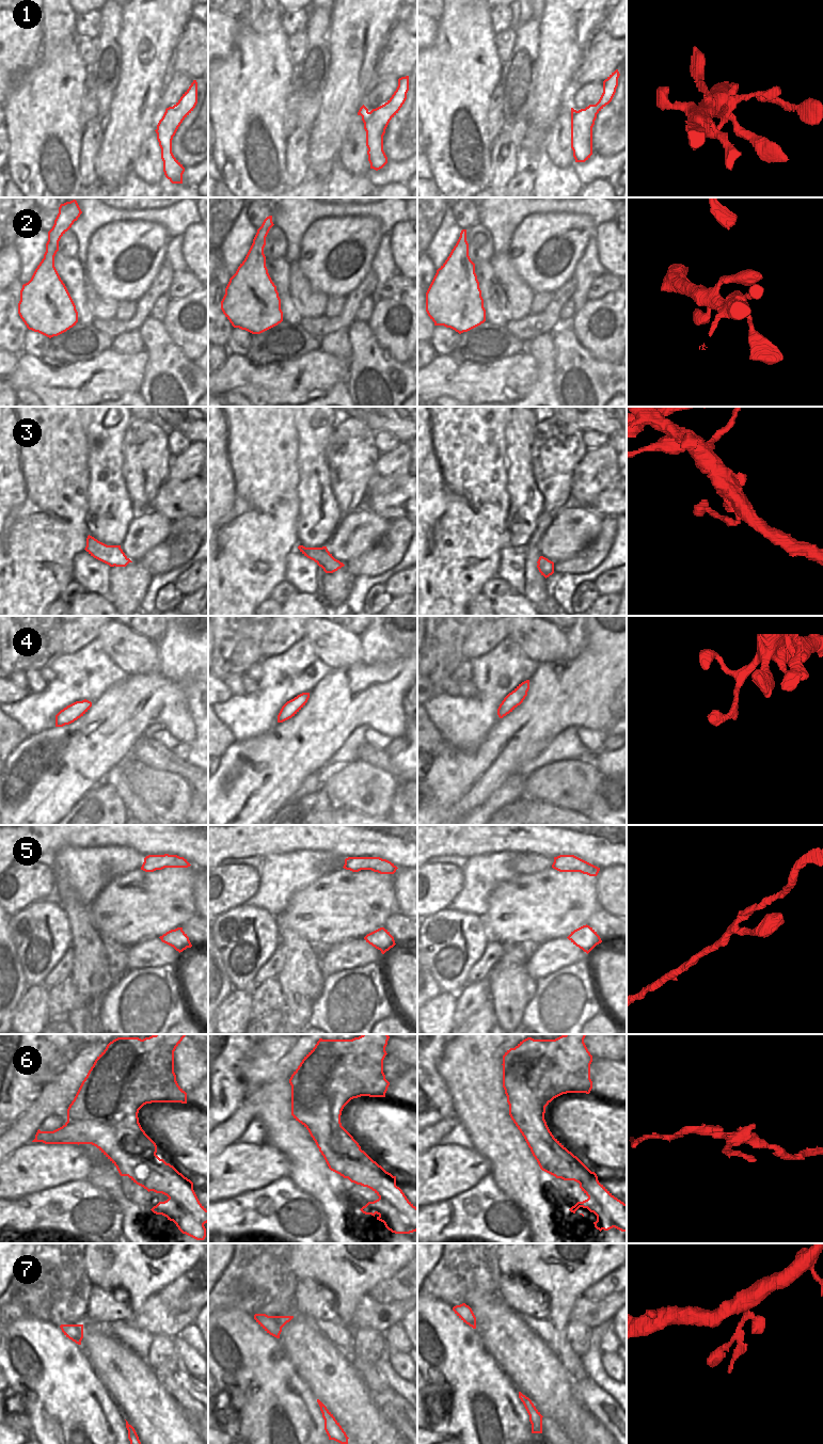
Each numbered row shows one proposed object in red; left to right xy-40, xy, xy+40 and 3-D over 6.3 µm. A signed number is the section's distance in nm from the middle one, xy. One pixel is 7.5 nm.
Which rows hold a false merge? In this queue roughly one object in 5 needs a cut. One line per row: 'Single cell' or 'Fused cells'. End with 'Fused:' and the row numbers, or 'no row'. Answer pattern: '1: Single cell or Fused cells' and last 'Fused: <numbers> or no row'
1: Fused cells
2: Single cell
3: Fused cells
4: Single cell
5: Single cell
6: Fused cells
7: Single cell
Fused: 1, 3, 6

